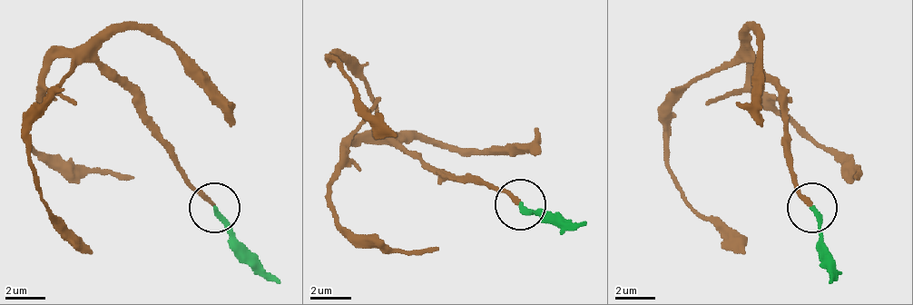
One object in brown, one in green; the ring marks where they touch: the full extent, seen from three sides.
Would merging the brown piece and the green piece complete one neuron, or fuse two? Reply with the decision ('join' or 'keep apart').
join

